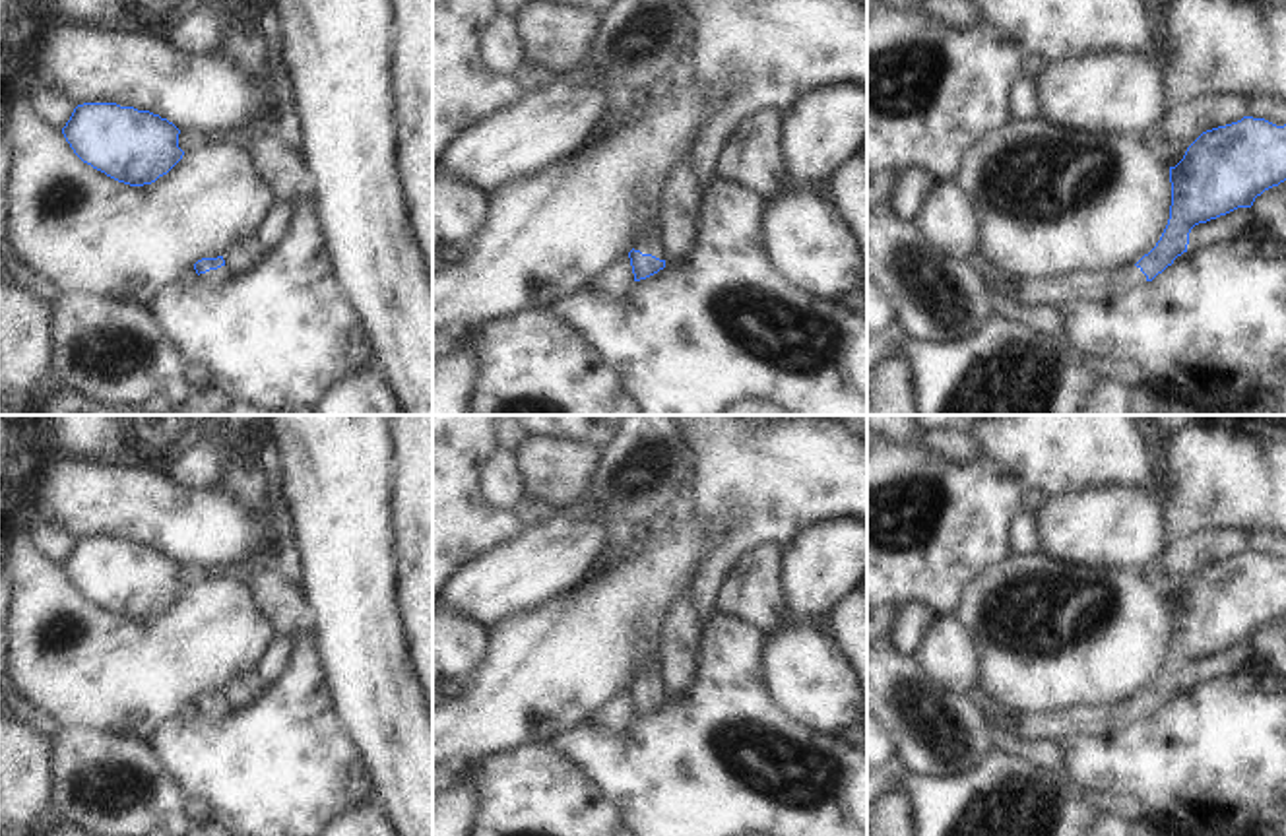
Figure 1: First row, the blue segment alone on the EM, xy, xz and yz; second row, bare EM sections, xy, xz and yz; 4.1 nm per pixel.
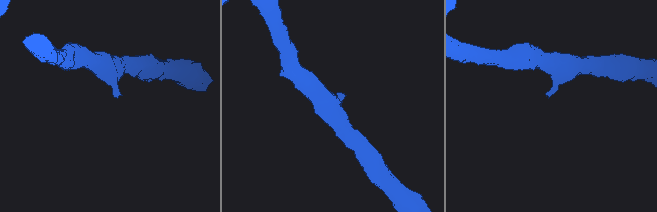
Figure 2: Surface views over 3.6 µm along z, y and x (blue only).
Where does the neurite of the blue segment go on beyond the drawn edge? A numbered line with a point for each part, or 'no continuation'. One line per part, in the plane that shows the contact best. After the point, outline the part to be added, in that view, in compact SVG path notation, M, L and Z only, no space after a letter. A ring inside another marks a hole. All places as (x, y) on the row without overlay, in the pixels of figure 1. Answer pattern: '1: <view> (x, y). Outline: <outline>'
1: xz (650, 677). Outline: M659 663L642 667L642 673L636 675L634 685L665 694Z

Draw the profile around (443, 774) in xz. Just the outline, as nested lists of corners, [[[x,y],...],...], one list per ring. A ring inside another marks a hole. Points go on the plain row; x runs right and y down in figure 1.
[[[433,764],[433,793],[448,789],[460,780],[460,774],[450,764]]]

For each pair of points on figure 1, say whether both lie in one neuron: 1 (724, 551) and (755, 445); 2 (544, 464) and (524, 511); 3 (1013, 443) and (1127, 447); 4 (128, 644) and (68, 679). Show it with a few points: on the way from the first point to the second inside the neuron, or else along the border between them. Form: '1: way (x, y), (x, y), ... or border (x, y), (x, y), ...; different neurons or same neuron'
1: way (749, 524), (755, 518), (755, 472); same neuron
2: border (526, 495), (561, 509); different neurons
3: way (1042, 443), (1098, 445); same neuron
4: way (113, 660), (105, 668), (84, 668); same neuron

